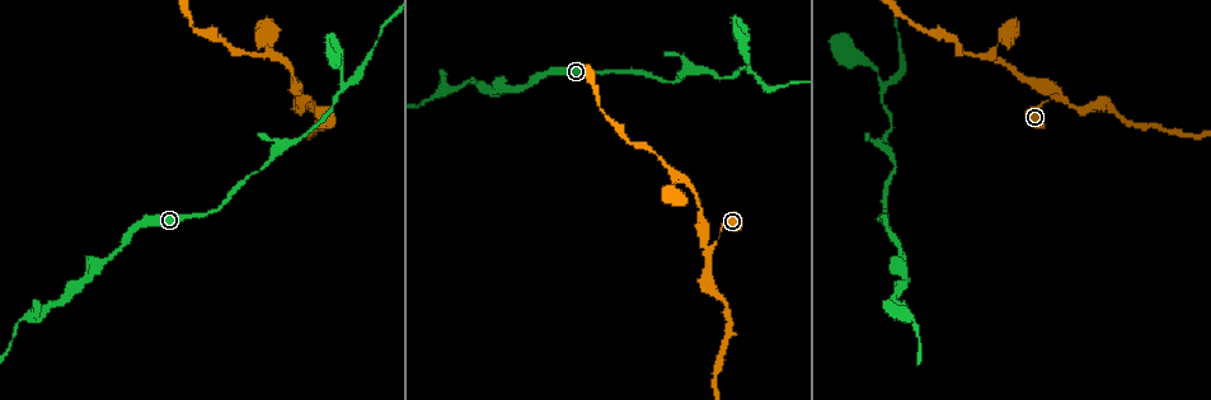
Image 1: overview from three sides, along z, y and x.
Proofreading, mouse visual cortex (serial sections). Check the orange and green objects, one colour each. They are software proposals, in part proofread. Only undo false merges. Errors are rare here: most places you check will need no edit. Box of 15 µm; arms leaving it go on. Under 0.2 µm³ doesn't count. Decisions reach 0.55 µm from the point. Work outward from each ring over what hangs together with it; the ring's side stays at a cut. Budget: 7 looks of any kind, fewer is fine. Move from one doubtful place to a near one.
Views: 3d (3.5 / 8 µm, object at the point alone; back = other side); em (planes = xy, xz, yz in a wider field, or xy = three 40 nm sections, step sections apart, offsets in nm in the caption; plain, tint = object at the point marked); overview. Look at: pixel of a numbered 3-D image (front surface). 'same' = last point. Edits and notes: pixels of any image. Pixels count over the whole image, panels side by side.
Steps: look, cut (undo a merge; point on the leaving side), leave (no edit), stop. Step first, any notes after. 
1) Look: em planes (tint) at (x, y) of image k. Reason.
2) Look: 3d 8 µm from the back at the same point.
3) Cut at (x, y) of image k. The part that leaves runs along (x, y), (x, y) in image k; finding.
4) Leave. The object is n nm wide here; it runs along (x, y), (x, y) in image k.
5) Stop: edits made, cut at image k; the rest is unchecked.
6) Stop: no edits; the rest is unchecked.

Look: 3d 3.5 µm from the back at (1060, 99) of image 1.

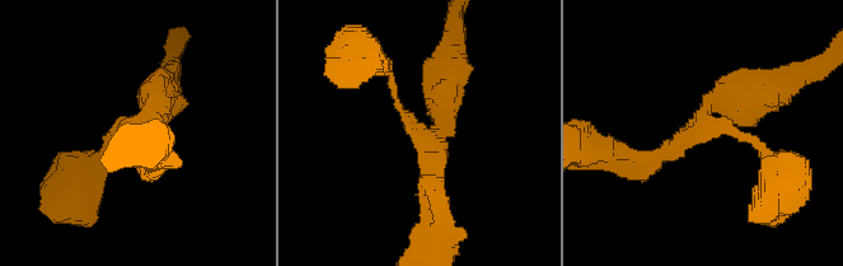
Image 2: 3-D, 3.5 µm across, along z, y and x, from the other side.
Look: em xy step 3 (tint) at (426, 136) of image 2. 3 arms meet here; the arms are 100, 250, 400 nm wide; now the EM.

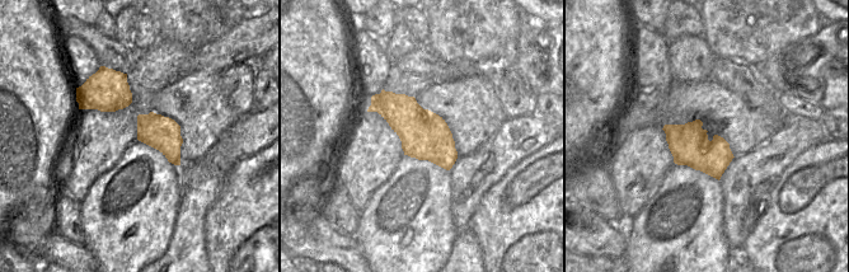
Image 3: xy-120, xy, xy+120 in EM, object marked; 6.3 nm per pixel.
Look: em planes (tint) at the same point. Cut it another way.

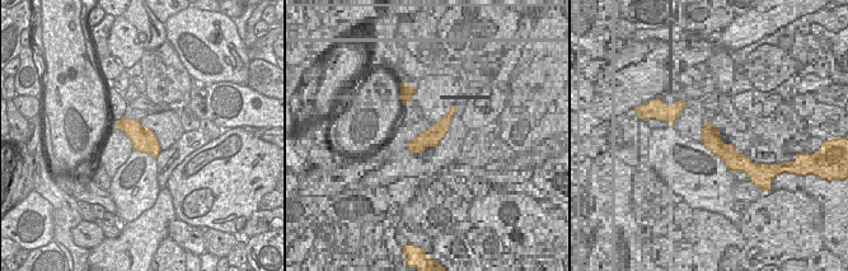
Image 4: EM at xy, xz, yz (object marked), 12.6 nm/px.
Leave. It runs along (104, 150), (159, 92) in image 2; continuous, no second cell.

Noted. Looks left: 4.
Look: em planes (tint) at (990, 55) of image 1. Side arm on a straight run.

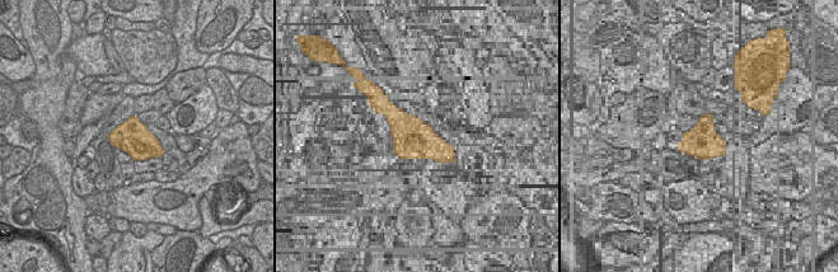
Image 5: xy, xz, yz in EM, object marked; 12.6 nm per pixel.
Look: 3d 3.5 µm at the same point. Wider look.

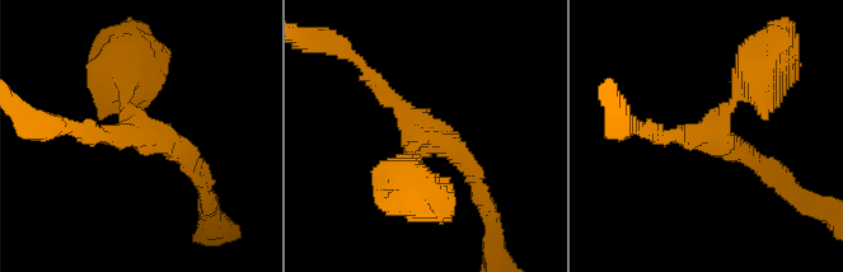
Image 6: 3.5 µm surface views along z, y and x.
Leave. The object is 420 nm wide here; it runs along (191, 168), (125, 113), (125, 66) in image 6; one cell here.

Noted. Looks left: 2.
Look: 3d 3.5 µm at (340, 88) of image 1. A fork.

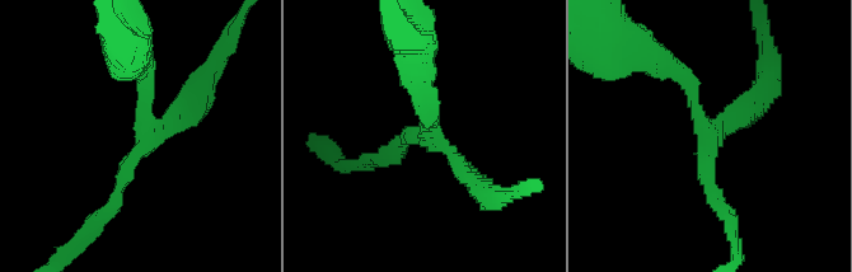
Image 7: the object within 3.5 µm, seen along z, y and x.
Look: em xy step 3 (tint) at (712, 140) of image 7. 3 arms meet here; the arms are 200, 200, 250 nm wide; need the tissue.

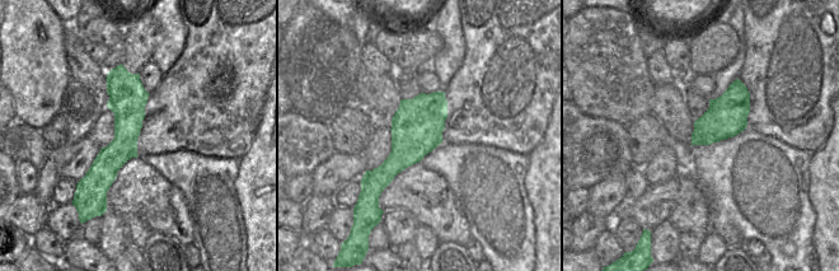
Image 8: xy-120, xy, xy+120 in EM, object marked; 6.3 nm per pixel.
Leave. It runs along (121, 69), (125, 145), (99, 209) in image 8; one cell here.

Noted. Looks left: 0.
Stop: no edits; the rest is unchecked.

